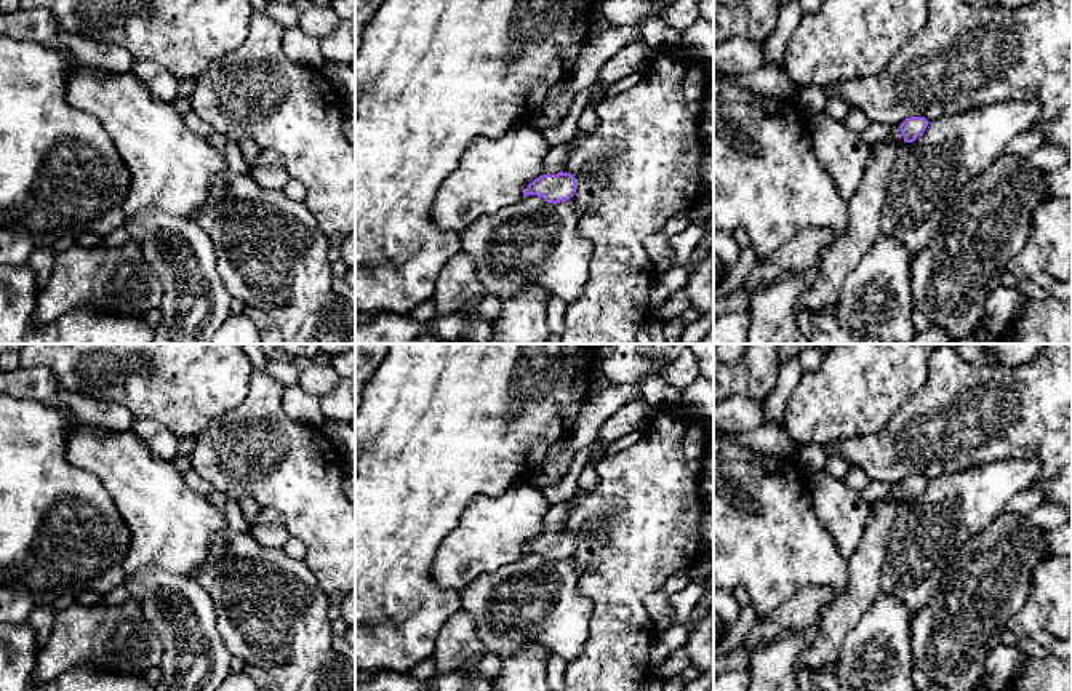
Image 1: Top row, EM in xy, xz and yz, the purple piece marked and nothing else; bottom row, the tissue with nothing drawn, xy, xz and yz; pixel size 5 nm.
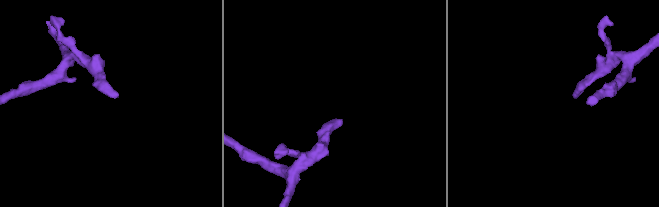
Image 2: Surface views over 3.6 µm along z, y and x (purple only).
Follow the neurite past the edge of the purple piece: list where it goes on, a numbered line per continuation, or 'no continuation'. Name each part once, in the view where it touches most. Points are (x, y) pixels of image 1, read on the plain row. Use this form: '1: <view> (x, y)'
1: yz (896, 495)

